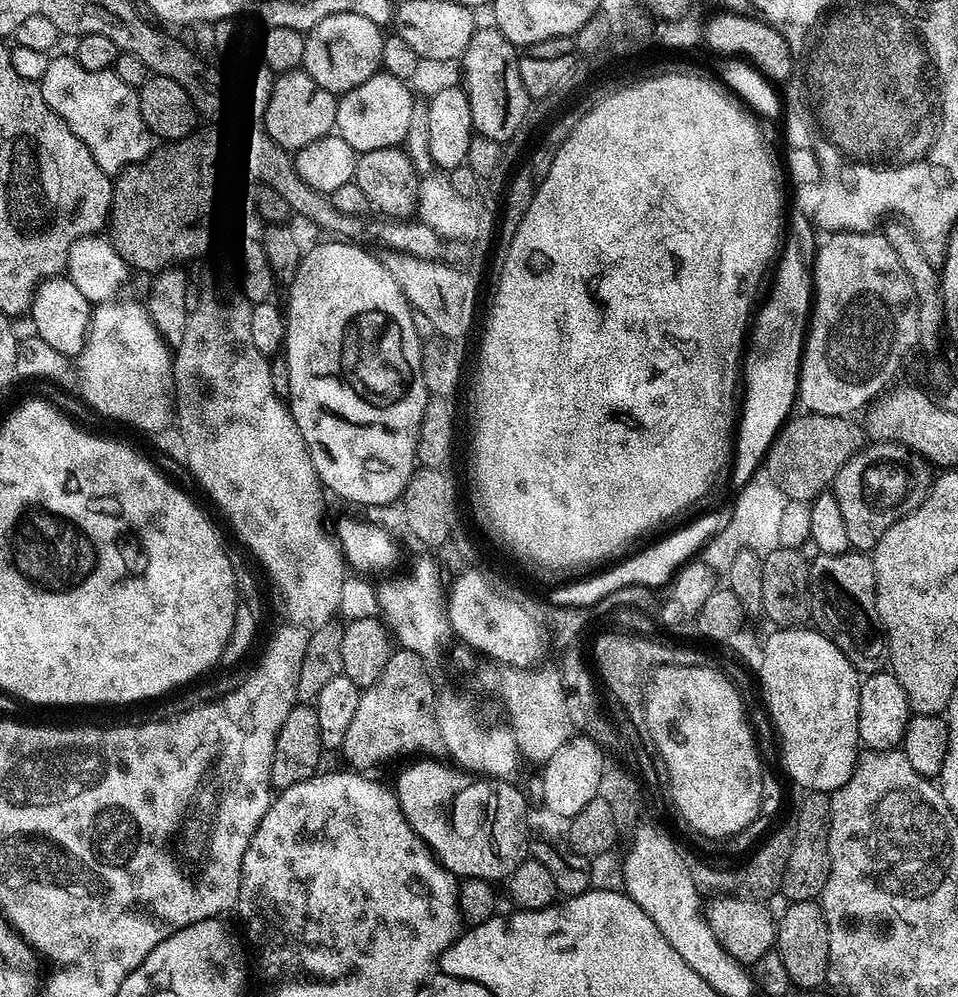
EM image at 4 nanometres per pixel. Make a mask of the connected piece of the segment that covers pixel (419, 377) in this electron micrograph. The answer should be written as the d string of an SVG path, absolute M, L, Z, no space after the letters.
M336 242L340 244L320 244L316 252L307 253L299 273L300 284L293 283L289 290L288 308L286 304L286 319L288 321L288 339L286 341L286 356L288 352L288 392L286 403L292 413L294 422L302 434L316 471L316 479L325 489L328 488L336 496L349 500L352 504L392 504L403 497L412 481L412 475L418 471L416 451L420 441L420 423L430 399L430 393L424 377L424 357L422 341L418 330L414 330L414 311L404 296L404 291L398 286L391 274L375 255L371 256L364 248L359 248L352 242Z

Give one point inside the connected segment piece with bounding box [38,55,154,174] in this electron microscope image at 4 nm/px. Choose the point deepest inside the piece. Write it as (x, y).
(103, 112)

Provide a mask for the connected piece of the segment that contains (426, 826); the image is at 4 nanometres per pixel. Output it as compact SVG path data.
M440 758L413 760L416 761L397 774L394 793L406 822L424 840L424 845L436 857L436 861L457 878L507 881L510 873L526 859L526 841L530 836L528 804L519 787L502 780L477 778L459 766L443 764L445 761Z

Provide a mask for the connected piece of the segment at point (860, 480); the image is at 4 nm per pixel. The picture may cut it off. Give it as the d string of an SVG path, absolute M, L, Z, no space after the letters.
M891 442L869 443L838 470L834 491L846 522L846 534L855 551L871 553L894 522L913 512L927 498L934 479L928 471L930 465L924 457Z

